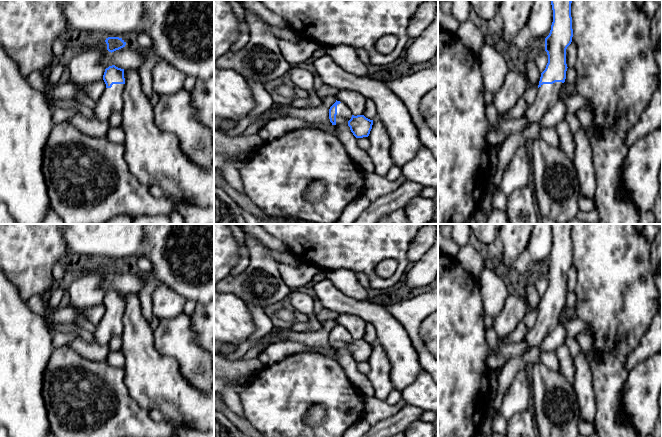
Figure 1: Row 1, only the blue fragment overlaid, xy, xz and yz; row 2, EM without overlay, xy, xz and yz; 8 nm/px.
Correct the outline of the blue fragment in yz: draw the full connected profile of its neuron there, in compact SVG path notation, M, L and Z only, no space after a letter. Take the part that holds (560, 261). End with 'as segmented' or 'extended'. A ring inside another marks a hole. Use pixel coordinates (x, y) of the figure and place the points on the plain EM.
M551 224L553 246L550 257L545 262L548 287L541 297L536 322L527 330L524 339L530 349L540 345L560 323L560 314L568 292L566 273L573 261L571 227L571 224Z | extended

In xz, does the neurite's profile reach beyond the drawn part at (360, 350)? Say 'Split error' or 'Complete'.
Split error

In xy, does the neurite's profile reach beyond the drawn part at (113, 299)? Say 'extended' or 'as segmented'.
extended

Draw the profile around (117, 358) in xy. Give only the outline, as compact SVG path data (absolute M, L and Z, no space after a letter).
M122 350L110 352L106 359L104 360L105 363L115 366L115 367L123 367L125 363L125 356Z

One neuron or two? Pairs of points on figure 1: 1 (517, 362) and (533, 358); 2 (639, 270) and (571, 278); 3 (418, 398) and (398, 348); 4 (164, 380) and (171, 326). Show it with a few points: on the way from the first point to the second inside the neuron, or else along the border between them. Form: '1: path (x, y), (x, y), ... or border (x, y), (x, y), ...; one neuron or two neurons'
1: path (521, 361), (529, 358); one neuron
2: border (572, 264), (576, 272), (576, 286), (574, 290); two neurons
3: border (422, 369), (416, 378), (400, 391); two neurons
4: border (154, 335), (154, 347), (172, 357), (181, 374); two neurons

